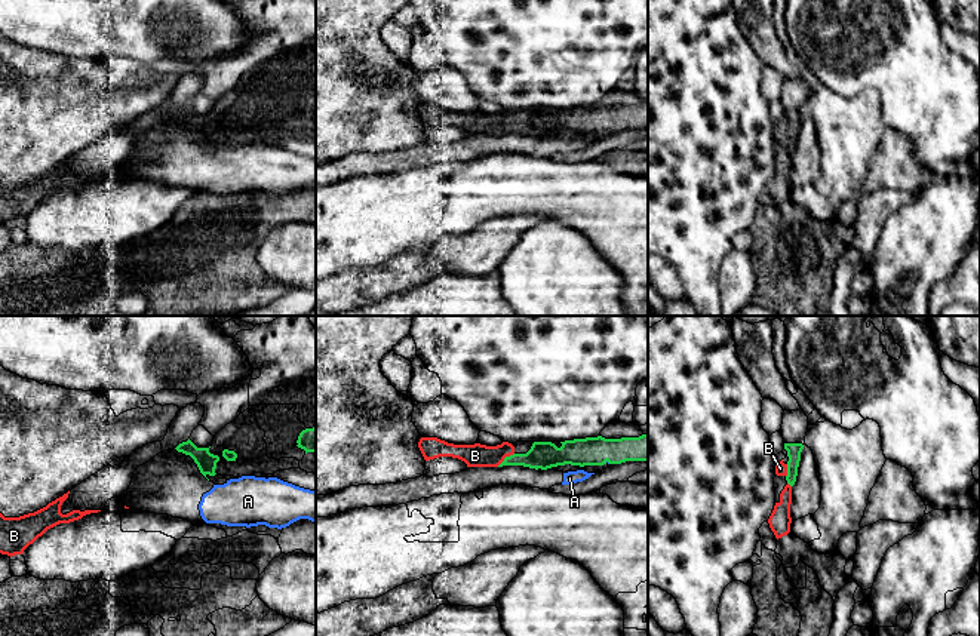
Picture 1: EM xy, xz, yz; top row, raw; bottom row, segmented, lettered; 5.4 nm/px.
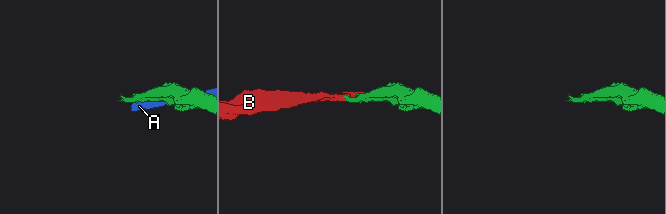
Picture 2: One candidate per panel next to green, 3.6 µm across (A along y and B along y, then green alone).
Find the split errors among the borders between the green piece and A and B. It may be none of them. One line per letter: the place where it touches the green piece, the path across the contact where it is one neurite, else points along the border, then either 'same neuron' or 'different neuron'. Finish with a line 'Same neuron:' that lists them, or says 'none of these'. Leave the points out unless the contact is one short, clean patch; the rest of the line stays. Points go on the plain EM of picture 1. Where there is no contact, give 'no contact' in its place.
A: meets green in xz at (608, 129); border along xz (605, 129), (610, 131); different neuron
B: meets green in xz at (504, 126); runs through xz (543, 123), (535, 126), (504, 126), (475, 123); same neuron
Same neuron: B

